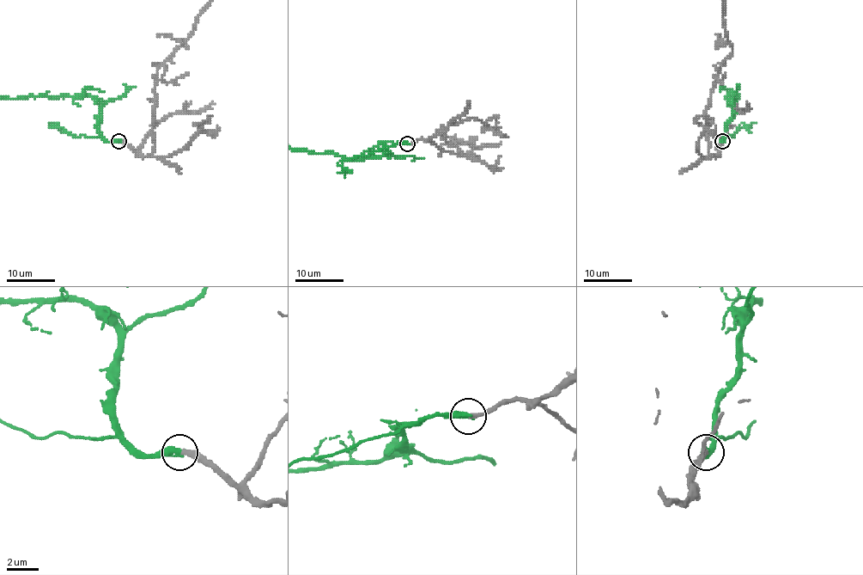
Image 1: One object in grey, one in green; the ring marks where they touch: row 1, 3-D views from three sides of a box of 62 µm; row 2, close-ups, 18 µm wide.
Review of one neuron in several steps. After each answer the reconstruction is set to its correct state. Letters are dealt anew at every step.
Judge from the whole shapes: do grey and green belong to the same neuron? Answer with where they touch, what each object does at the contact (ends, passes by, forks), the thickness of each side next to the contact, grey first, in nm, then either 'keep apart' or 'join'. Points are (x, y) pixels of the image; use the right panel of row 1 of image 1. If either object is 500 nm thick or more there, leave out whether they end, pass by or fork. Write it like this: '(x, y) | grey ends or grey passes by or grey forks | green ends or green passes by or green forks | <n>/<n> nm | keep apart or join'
(722, 141) | grey ends | green ends | 300/380 nm | join

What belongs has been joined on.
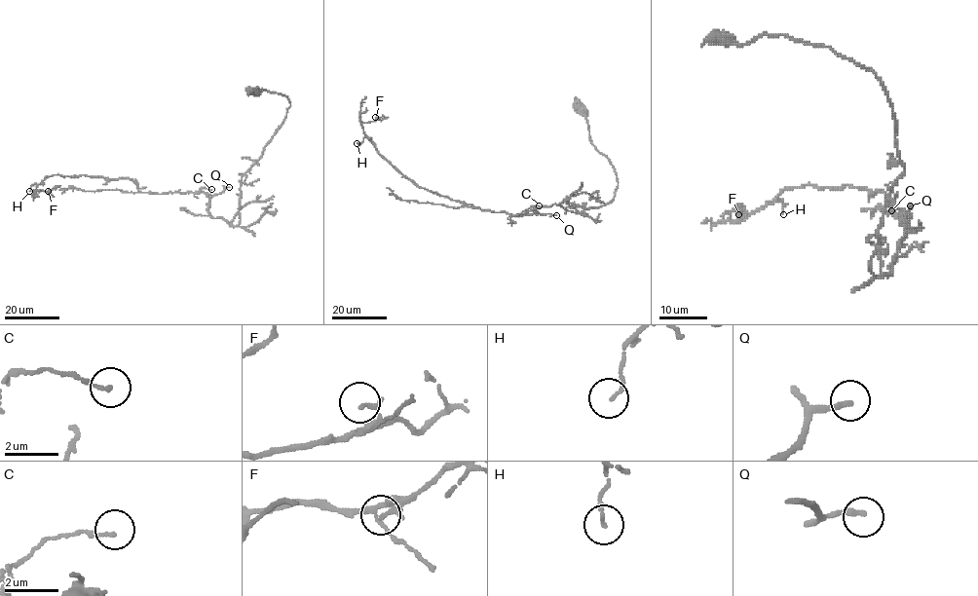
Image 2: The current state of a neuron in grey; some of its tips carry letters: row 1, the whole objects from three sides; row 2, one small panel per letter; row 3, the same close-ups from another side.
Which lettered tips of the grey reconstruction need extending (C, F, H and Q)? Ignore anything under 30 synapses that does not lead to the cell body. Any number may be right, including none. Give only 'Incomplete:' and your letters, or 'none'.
Incomplete: none

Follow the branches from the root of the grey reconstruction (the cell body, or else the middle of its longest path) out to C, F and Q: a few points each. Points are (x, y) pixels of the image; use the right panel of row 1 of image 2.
C: (721, 36), (787, 35), (875, 74), (904, 167), (879, 228), (884, 275), (909, 216), (891, 210)
F: (721, 36), (868, 67), (904, 167), (884, 275), (911, 215), (848, 185), (738, 214)
Q: (721, 36), (742, 45), (787, 35), (868, 67), (893, 109), (904, 167), (879, 228), (884, 275), (910, 205)

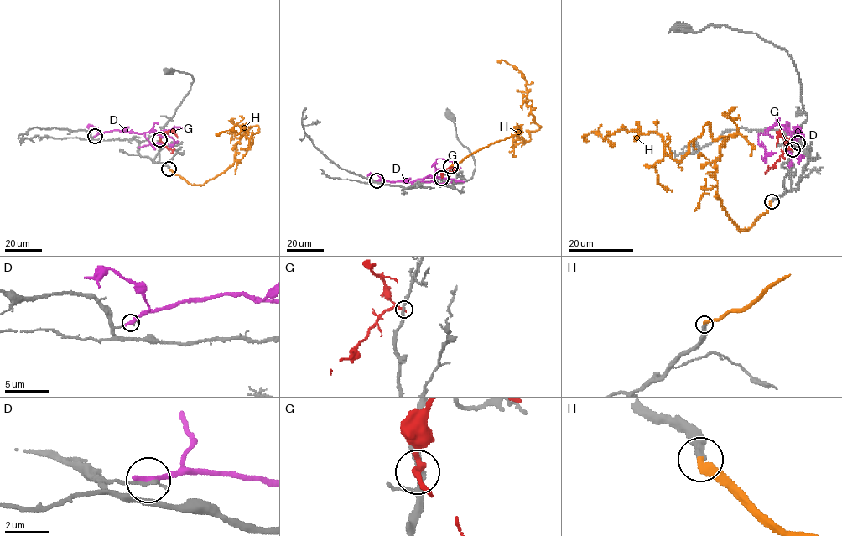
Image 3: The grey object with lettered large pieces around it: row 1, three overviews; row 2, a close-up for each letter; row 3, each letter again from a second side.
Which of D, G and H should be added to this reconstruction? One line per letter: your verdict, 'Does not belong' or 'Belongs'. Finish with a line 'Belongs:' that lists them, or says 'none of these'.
D: Does not belong
G: Does not belong
H: Belongs
Belongs: H

